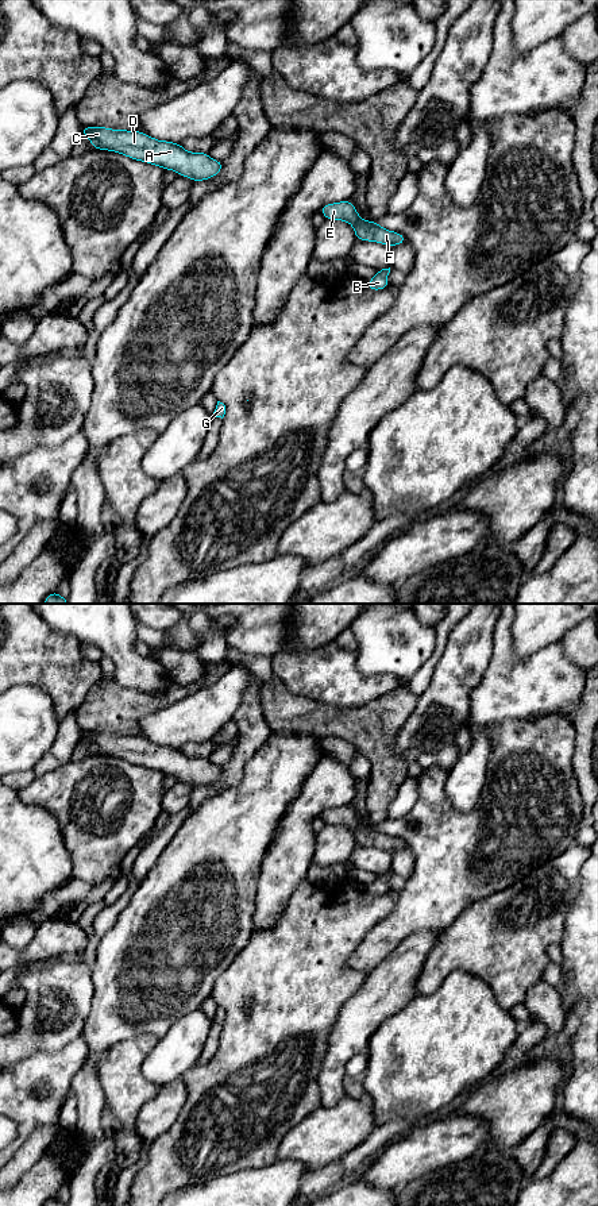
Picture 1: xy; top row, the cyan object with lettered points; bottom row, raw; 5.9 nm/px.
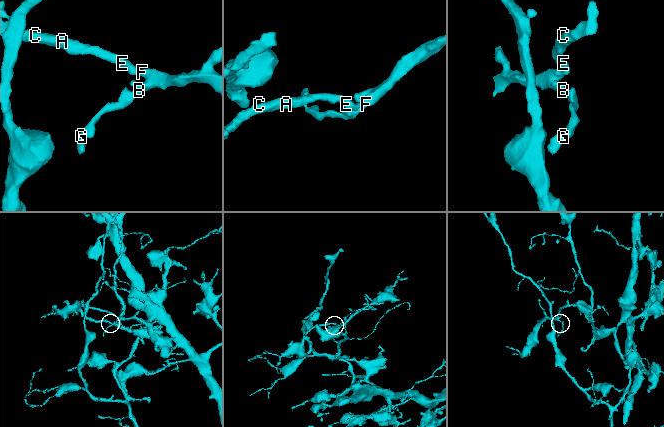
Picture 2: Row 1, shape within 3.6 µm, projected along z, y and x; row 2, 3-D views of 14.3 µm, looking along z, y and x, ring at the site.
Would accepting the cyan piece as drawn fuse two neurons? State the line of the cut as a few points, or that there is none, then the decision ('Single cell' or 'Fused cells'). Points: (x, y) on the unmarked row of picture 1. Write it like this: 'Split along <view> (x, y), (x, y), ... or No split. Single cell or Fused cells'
No split. Single cell

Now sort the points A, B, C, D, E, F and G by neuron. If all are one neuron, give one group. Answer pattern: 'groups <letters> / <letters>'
groups A B C D E F G

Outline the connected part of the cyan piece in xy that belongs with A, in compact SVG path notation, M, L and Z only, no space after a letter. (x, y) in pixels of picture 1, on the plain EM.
M82 731L80 740L85 740L96 755L115 756L165 775L174 775L193 787L209 785L223 774L223 766L212 764L208 758L190 758L180 748L157 745L143 736Z

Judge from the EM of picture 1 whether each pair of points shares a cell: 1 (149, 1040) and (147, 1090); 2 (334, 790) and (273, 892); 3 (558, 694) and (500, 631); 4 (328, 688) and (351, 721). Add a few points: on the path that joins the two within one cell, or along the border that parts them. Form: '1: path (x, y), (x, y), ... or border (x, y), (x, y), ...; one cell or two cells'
1: path (137, 1052), (135, 1078); one cell
2: path (307, 812), (297, 821), (293, 848), (285, 864); one cell
3: path (539, 684), (533, 684), (502, 650); one cell
4: border (312, 698), (339, 708), (358, 708), (373, 701); two cells

